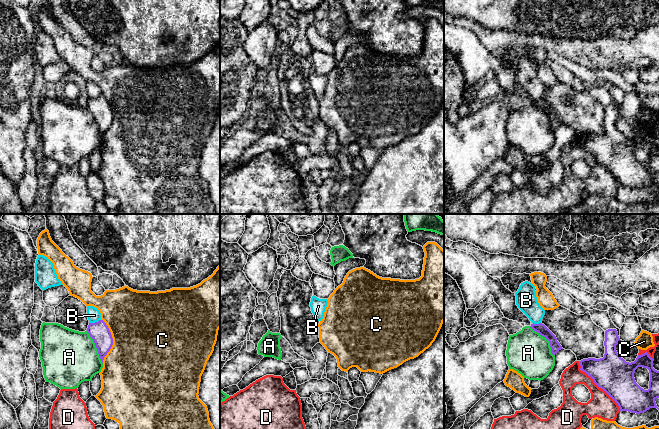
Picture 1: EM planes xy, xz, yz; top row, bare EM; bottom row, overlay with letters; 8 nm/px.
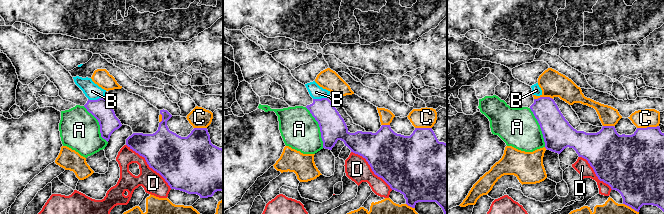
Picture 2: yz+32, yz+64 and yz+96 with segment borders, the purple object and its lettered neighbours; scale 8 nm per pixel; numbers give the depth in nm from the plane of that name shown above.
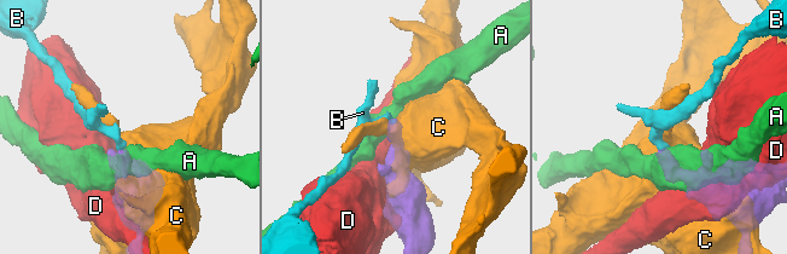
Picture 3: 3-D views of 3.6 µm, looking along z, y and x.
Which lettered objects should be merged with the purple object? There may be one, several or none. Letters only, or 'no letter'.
no letter

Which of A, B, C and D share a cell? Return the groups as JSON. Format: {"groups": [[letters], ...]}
{"groups": [["A"], ["B"], ["C"], ["D"]]}

